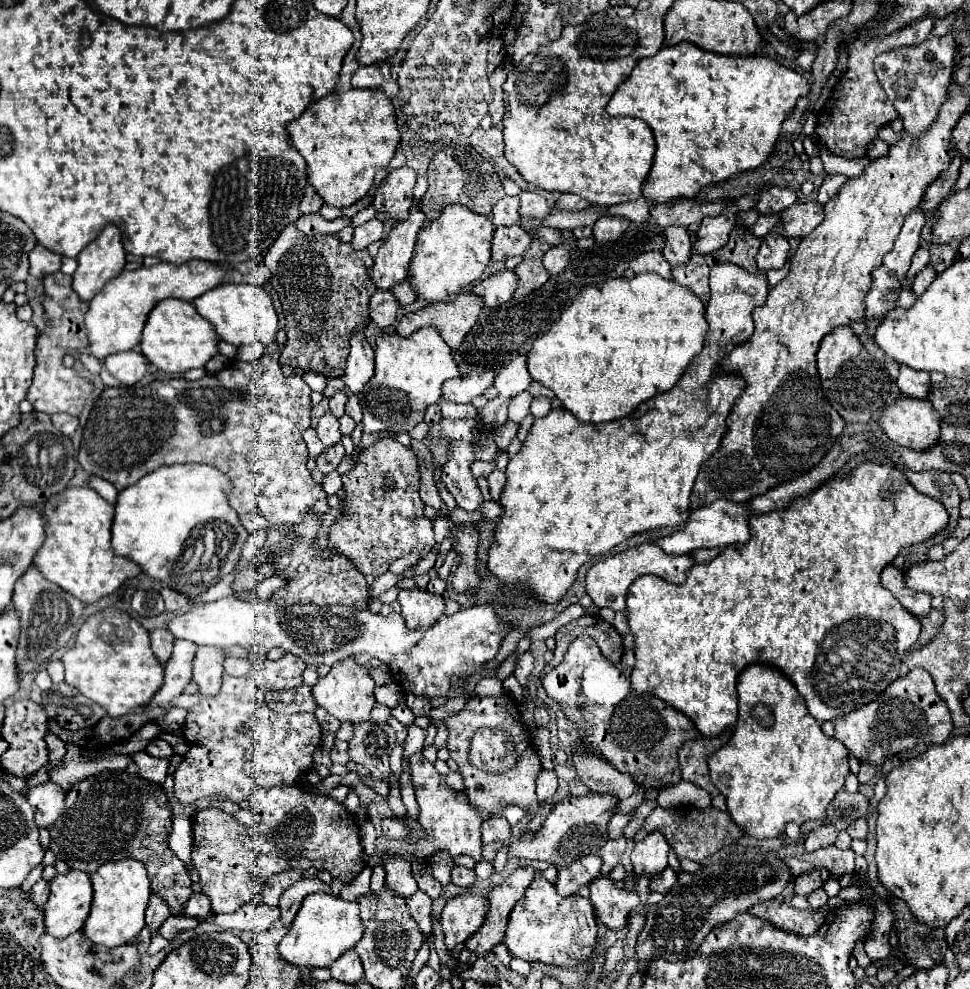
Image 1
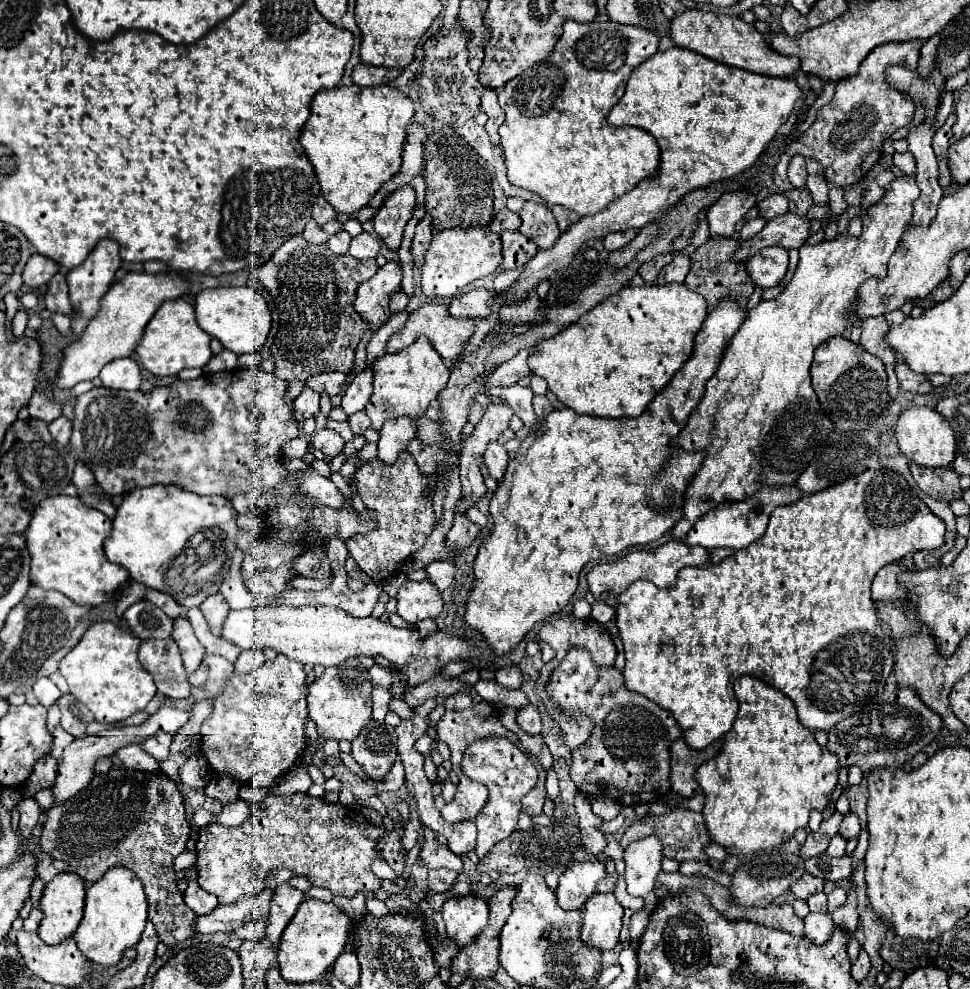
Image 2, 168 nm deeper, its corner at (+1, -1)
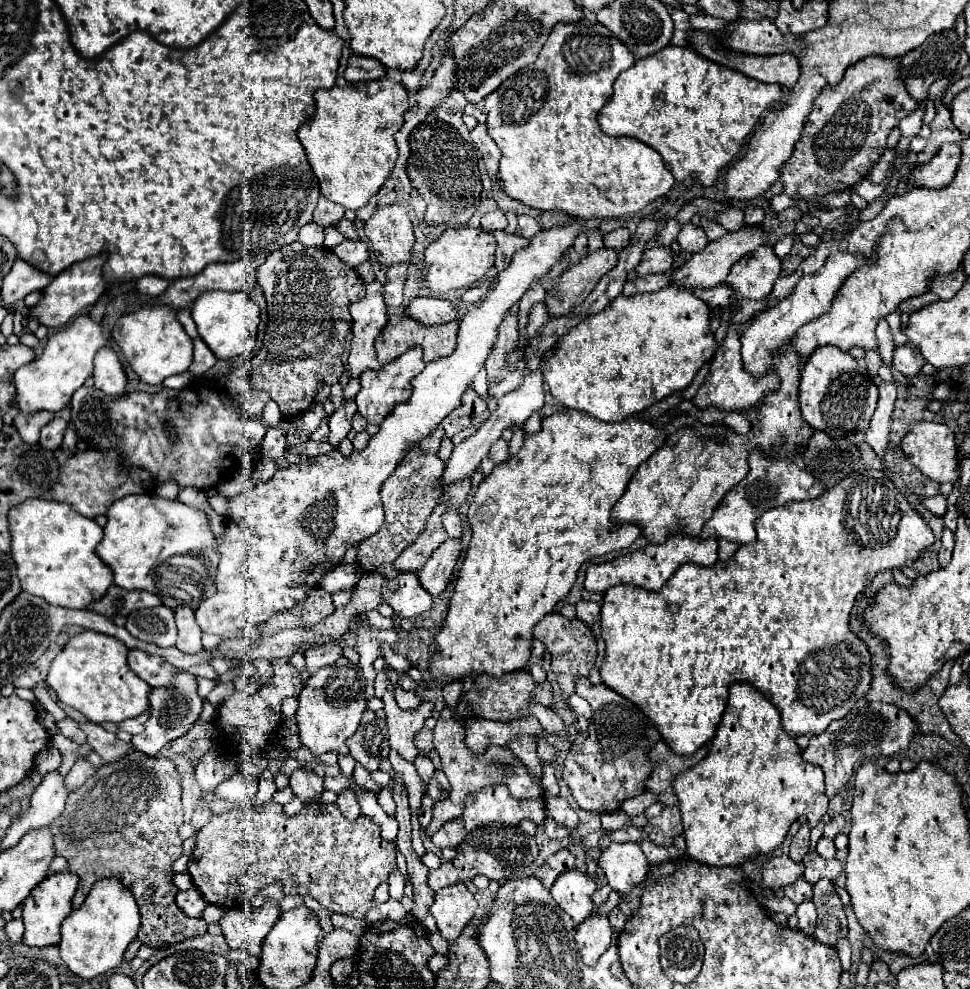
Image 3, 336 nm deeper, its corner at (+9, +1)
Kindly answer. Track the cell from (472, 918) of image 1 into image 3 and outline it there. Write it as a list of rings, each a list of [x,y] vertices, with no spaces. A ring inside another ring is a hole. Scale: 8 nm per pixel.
[[[459,882],[453,886],[441,888],[435,894],[431,914],[437,920],[437,928],[443,934],[443,938],[453,942],[473,918],[475,908],[477,908],[477,902],[473,894],[463,882]]]

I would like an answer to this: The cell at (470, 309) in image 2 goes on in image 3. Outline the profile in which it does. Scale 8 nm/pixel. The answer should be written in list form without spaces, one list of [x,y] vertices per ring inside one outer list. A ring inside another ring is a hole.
[[[415,296],[405,308],[405,316],[419,320],[427,326],[457,320],[457,308],[449,300],[439,300],[433,296]]]

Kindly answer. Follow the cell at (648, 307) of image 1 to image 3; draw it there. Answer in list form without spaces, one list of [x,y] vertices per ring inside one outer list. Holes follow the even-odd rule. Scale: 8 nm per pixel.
[[[667,286],[659,292],[651,292],[651,294],[637,294],[637,296],[617,296],[603,312],[597,312],[595,316],[587,316],[583,318],[571,332],[567,332],[567,336],[563,336],[563,340],[559,340],[557,344],[557,352],[551,356],[551,360],[547,360],[543,364],[543,374],[545,374],[545,384],[549,384],[549,390],[551,390],[551,396],[555,400],[559,400],[561,404],[565,404],[567,408],[571,410],[579,410],[579,412],[585,412],[585,414],[591,414],[595,416],[597,420],[603,420],[603,422],[621,422],[633,414],[639,414],[643,412],[645,408],[649,408],[651,404],[671,396],[673,392],[677,390],[685,390],[695,374],[699,372],[699,368],[713,358],[713,352],[717,348],[717,342],[715,342],[715,336],[713,332],[709,332],[709,308],[707,304],[703,304],[703,300],[699,300],[691,290],[685,290],[685,288],[677,288],[677,286]]]

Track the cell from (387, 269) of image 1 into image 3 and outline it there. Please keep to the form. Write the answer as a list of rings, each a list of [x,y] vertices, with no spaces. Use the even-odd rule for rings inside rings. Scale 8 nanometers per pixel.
[[[373,280],[365,284],[367,294],[361,302],[349,306],[353,316],[353,340],[349,352],[349,374],[359,378],[365,370],[379,370],[381,364],[375,356],[375,338],[387,324],[387,306],[383,302],[383,284]]]

